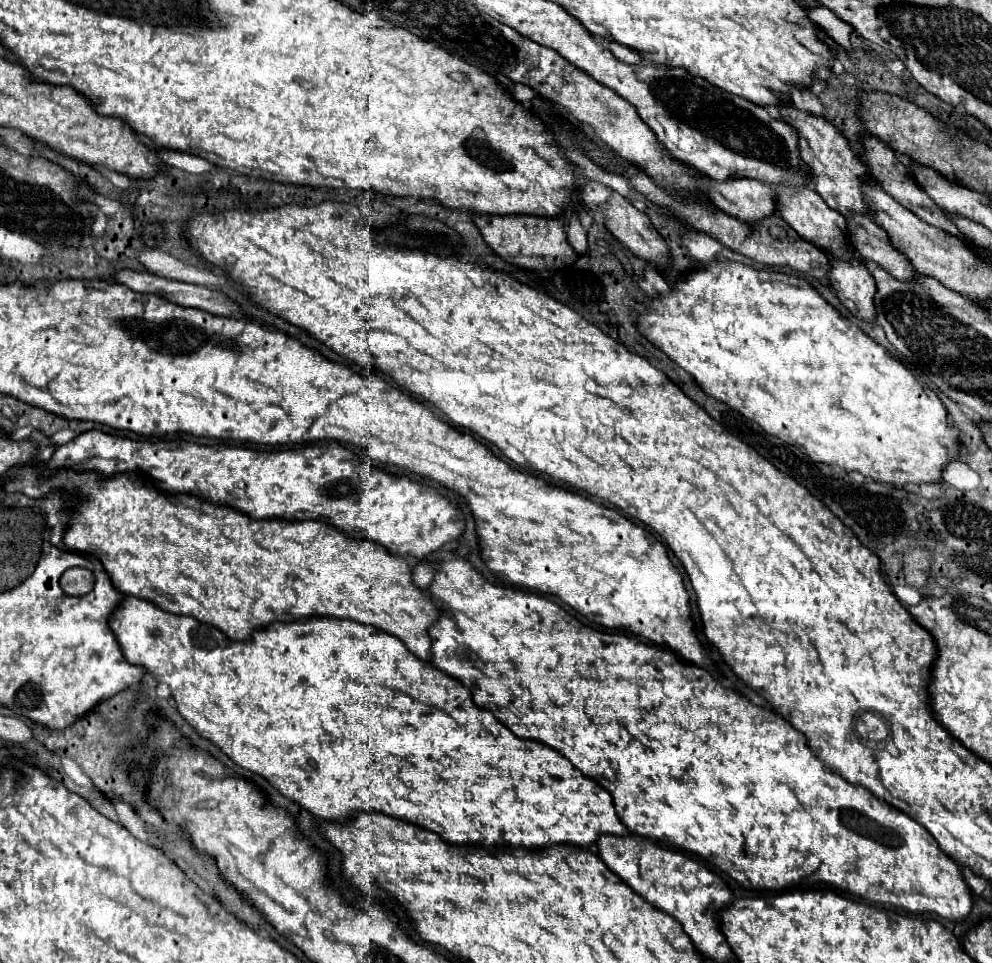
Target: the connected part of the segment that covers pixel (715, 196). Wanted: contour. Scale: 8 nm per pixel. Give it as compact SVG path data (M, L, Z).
M704 176L708 182L708 198L720 210L740 218L742 222L756 222L774 214L774 190L766 182L752 182L752 178L728 178L728 182L716 182Z

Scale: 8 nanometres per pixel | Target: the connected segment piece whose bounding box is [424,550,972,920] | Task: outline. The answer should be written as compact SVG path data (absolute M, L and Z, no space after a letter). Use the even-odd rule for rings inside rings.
M440 550L424 560L436 564L436 574L430 584L430 596L436 596L440 604L440 616L432 624L430 634L430 664L468 686L476 706L492 710L492 714L496 714L496 718L504 722L504 726L508 726L518 738L540 740L546 746L552 746L552 750L564 754L564 758L568 758L584 776L600 782L600 786L604 786L604 790L612 794L616 814L632 834L640 834L652 840L666 840L684 852L708 858L730 878L744 882L744 888L782 892L788 890L788 886L796 886L802 880L810 878L810 882L824 880L826 884L848 890L870 902L892 904L908 912L936 912L948 920L962 920L964 916L968 916L972 908L970 888L964 882L956 862L938 848L932 834L898 808L876 798L870 790L850 784L840 774L830 772L824 762L820 762L818 756L810 750L806 736L794 730L784 718L766 708L754 706L748 698L724 688L708 670L692 666L690 662L680 662L680 658L670 650L660 650L626 634L608 634L584 626L576 618L568 616L566 610L558 604L538 594L528 594L530 590L490 584L474 566L470 566L470 562L456 556L454 552Z

